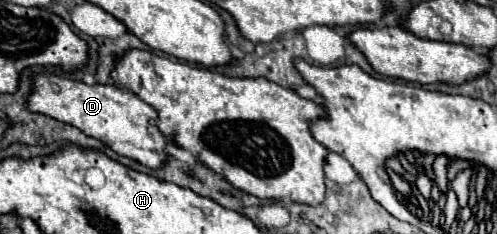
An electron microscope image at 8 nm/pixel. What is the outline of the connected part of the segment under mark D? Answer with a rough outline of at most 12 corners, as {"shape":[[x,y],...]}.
{"shape":[[34,74],[28,110],[160,168],[150,108],[114,84]]}

